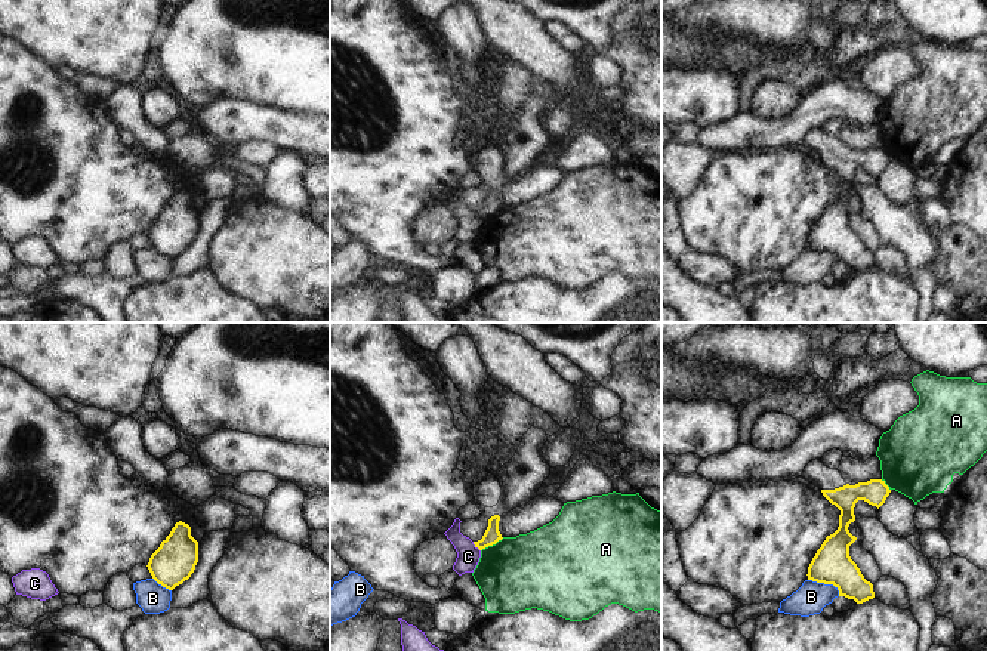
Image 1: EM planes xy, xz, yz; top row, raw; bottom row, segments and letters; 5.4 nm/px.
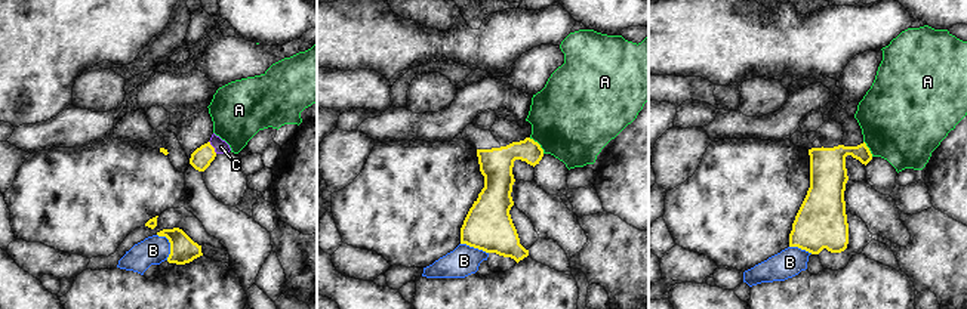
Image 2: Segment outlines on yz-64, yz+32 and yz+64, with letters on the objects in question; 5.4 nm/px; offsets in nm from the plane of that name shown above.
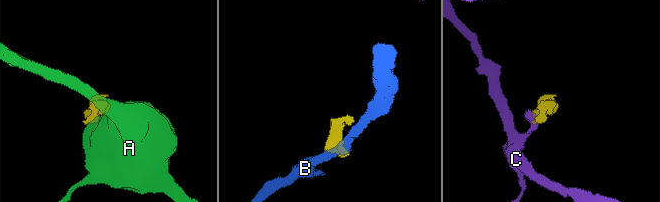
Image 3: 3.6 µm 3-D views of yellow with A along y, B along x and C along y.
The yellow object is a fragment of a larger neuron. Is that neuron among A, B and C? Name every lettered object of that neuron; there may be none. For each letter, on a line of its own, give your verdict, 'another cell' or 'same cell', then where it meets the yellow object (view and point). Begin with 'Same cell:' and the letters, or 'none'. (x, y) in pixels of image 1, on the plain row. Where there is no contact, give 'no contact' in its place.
Same cell: none
A: another cell; contact xz (492, 213)
B: another cell; contact yz (826, 252)
C: another cell; contact xz (475, 215)

